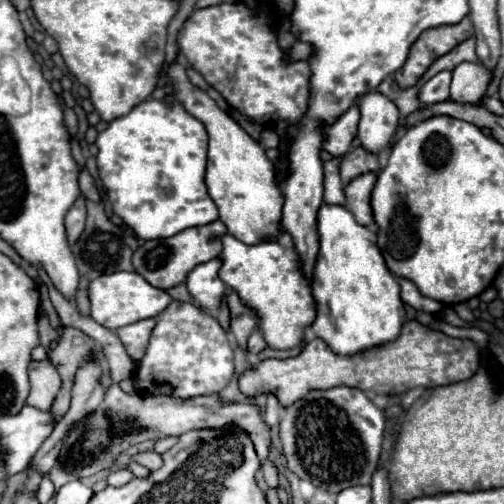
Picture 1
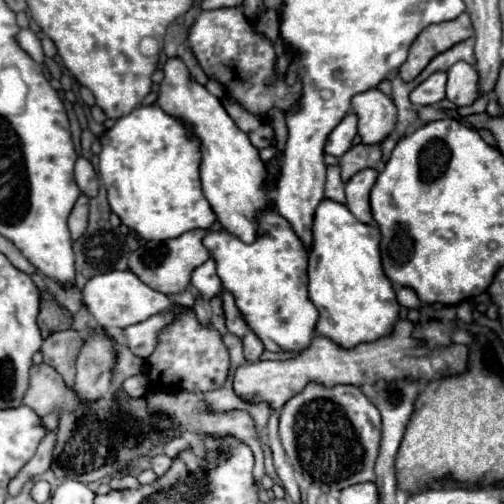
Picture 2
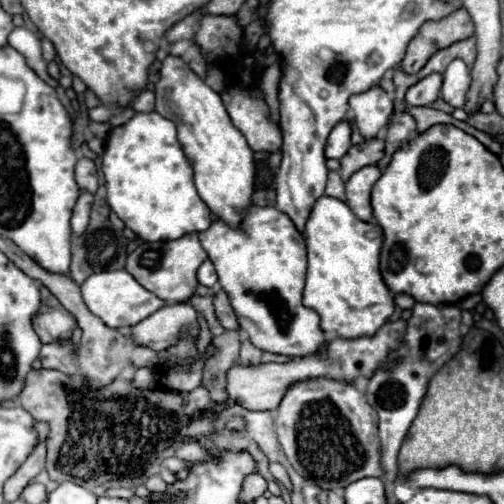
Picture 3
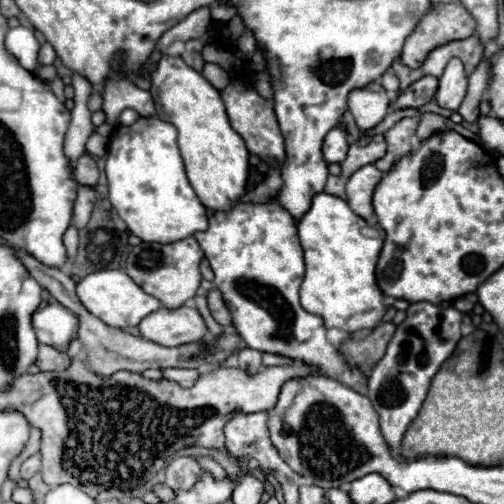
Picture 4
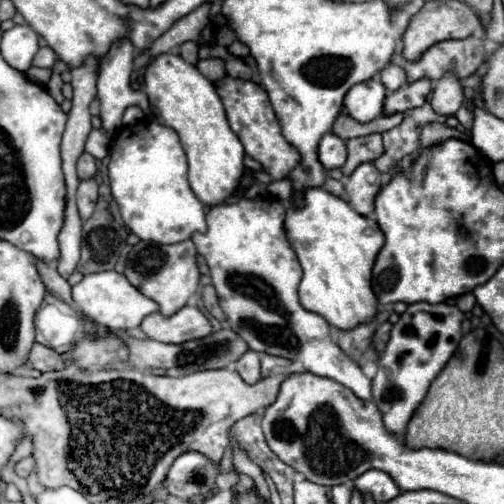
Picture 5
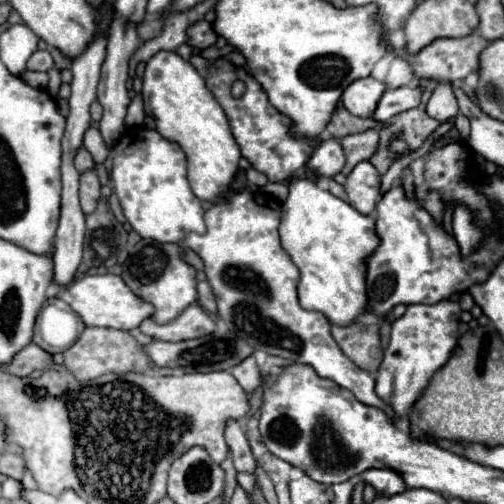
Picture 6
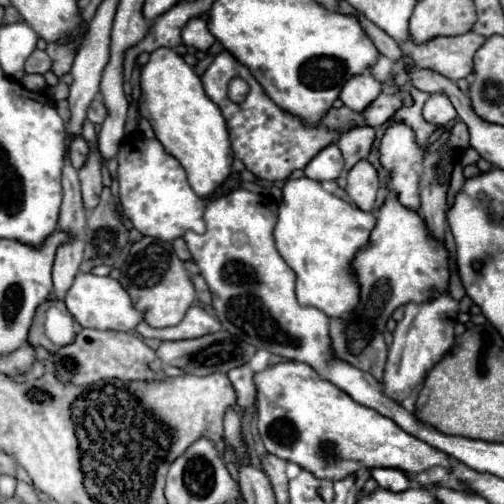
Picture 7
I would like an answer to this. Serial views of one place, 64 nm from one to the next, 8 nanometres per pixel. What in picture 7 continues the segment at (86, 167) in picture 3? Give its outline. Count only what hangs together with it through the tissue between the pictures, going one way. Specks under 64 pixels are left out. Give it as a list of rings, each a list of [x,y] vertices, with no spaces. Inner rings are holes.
[[[74,138],[70,144],[70,160],[72,160],[72,166],[76,170],[80,170],[84,166],[84,162],[88,160],[88,154],[90,154],[90,146],[86,144],[86,140]]]

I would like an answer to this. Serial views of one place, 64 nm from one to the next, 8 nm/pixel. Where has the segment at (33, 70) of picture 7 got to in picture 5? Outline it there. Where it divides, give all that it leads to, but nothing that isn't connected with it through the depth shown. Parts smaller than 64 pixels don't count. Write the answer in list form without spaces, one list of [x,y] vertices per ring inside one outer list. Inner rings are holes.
[[[44,46],[44,48],[40,48],[38,54],[34,56],[34,66],[38,66],[38,68],[52,68],[54,60],[56,60],[54,50],[52,50],[50,46]]]

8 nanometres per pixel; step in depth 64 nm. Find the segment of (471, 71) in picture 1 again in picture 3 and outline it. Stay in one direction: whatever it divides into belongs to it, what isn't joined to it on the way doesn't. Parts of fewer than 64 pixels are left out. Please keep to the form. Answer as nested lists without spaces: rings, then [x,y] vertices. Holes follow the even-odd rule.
[[[454,60],[444,72],[442,98],[454,108],[462,108],[466,104],[466,94],[470,84],[472,84],[472,76],[468,66],[462,60]]]

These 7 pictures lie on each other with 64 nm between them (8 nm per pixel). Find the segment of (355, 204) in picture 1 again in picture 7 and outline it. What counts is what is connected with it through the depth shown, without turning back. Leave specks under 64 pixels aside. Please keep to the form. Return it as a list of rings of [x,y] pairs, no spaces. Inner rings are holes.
[[[360,160],[350,172],[348,172],[348,186],[346,192],[350,200],[366,212],[374,210],[376,192],[380,188],[380,178],[376,168],[368,160]]]

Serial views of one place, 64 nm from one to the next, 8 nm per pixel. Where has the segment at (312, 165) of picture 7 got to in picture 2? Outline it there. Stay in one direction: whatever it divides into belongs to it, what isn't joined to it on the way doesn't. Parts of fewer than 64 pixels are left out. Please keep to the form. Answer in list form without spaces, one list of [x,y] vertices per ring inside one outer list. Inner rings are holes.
[[[346,114],[344,120],[330,132],[324,152],[340,158],[352,146],[352,140],[356,136],[356,122],[356,114]]]

